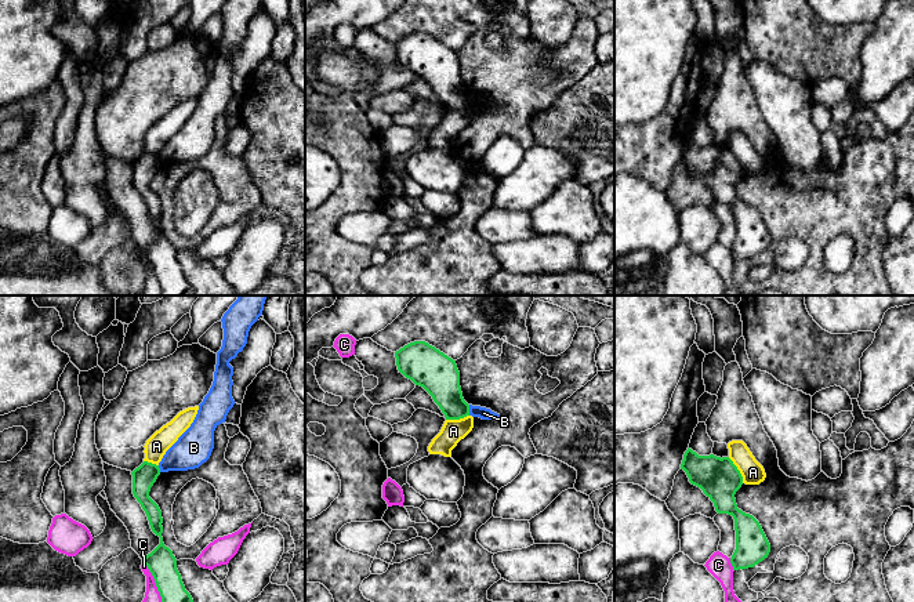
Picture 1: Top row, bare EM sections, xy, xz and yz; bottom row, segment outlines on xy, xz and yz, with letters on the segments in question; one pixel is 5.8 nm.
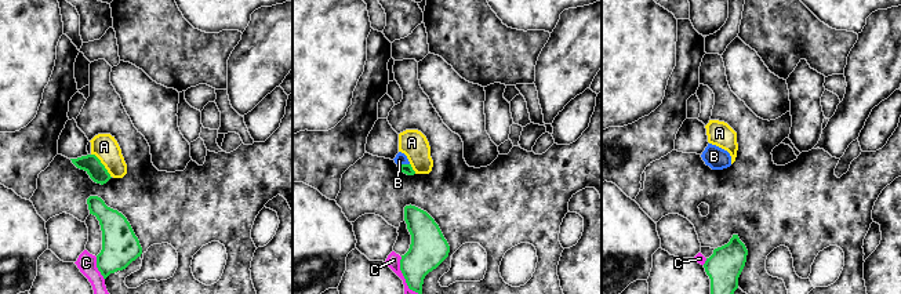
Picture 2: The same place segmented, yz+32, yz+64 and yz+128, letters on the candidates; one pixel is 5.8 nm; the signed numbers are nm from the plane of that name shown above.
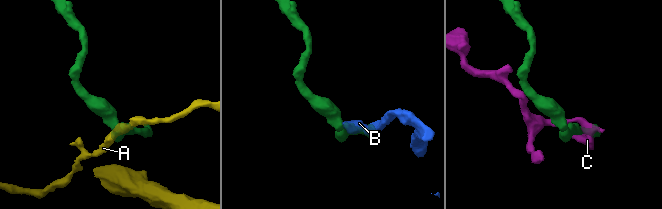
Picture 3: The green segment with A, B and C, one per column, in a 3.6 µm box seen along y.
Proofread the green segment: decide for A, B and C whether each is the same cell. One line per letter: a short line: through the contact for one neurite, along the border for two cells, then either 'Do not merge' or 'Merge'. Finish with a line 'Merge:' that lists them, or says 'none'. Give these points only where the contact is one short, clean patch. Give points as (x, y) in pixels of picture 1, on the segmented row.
A: Line: yz (728, 457), (739, 471), (743, 482). Do not merge
B: Line: xz (468, 405), (470, 414). Do not merge
C: Do not merge
Merge: none

